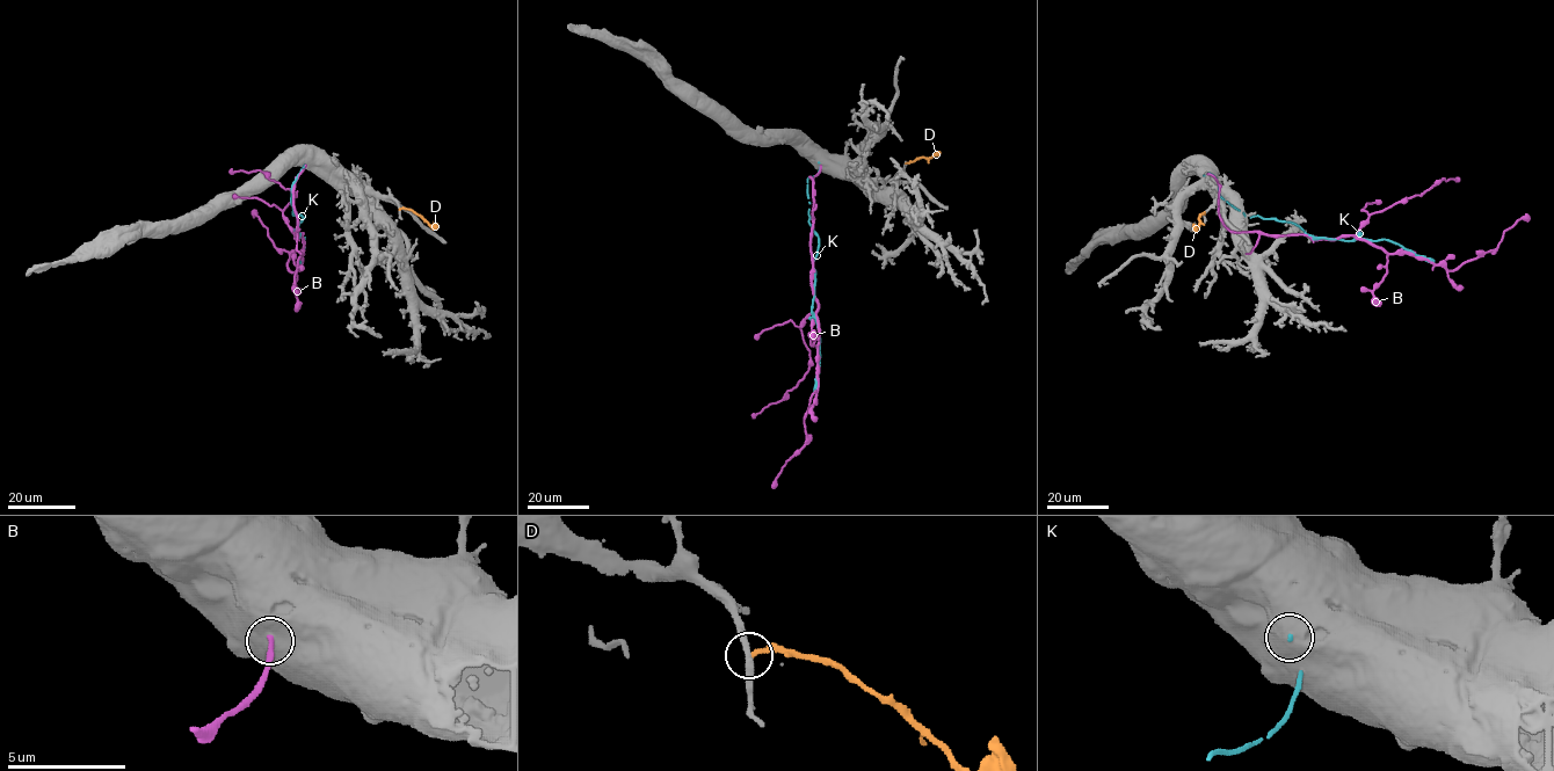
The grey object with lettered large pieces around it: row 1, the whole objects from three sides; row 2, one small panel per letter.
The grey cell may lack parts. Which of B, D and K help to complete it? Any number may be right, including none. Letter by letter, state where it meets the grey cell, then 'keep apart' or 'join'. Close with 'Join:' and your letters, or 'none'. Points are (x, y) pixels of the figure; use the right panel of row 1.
B: meets grey at (1207, 174); keep apart
D: meets grey at (1205, 213); keep apart
K: meets grey at (1204, 175); keep apart
Join: none

